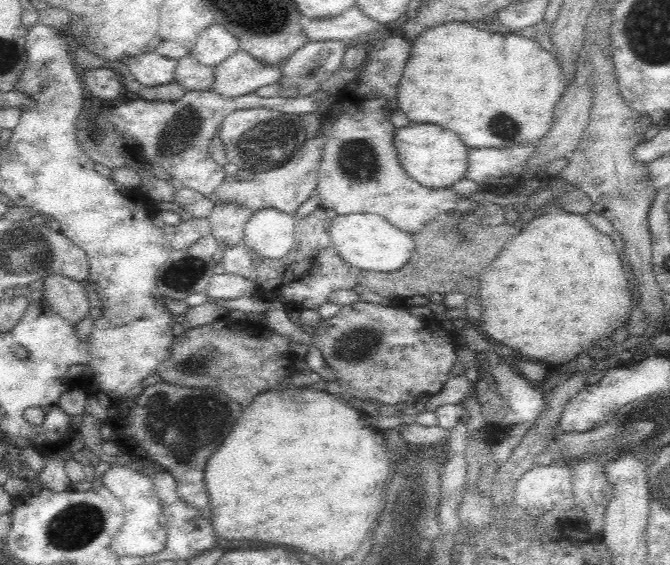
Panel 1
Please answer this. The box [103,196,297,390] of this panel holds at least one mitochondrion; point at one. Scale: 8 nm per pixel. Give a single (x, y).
(179, 278)

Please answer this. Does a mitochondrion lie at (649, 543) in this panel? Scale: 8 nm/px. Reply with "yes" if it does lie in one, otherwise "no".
no

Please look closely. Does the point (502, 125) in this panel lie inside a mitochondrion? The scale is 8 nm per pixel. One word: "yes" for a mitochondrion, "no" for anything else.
yes

